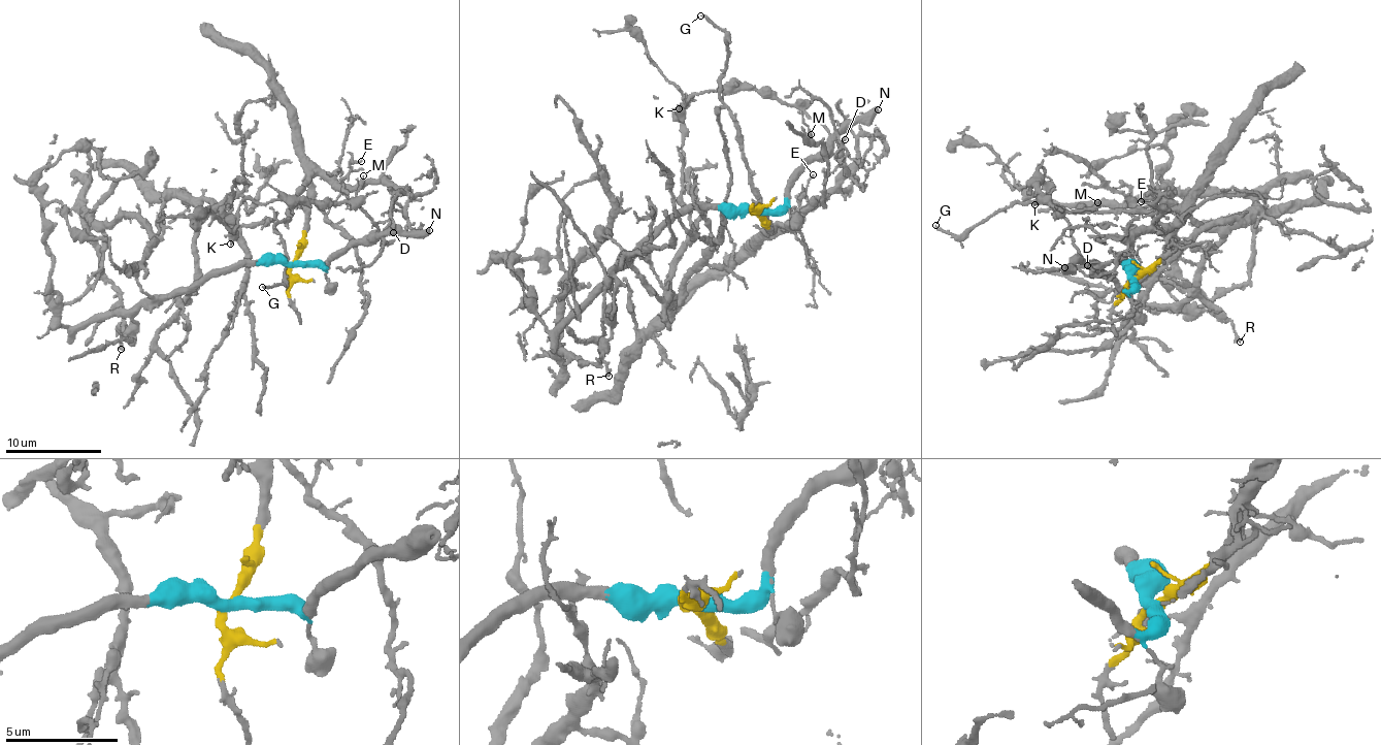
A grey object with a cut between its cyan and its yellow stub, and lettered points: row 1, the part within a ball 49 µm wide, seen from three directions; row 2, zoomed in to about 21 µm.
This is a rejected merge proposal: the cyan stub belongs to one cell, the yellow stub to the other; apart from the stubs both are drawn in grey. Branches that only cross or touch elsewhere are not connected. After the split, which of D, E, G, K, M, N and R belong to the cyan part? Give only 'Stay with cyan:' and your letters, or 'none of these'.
Stay with cyan: K, M, N, R

